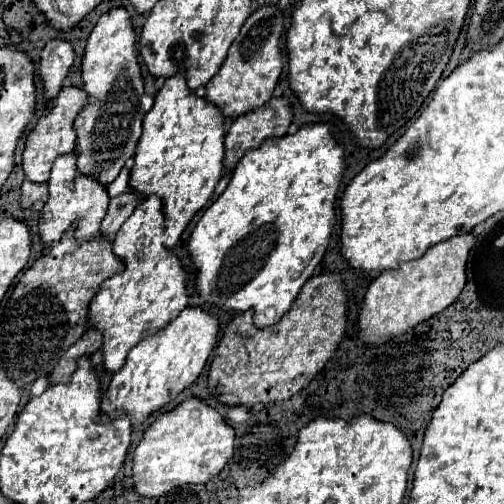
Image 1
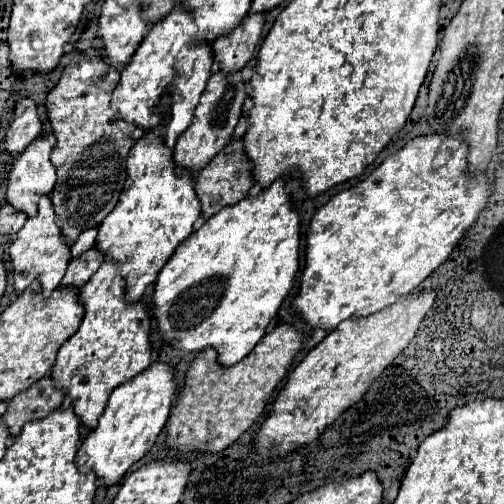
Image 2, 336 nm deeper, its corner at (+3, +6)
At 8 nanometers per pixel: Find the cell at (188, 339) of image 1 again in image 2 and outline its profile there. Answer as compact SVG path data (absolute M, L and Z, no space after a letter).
M153 364L133 380L117 386L103 416L99 418L99 426L89 432L75 456L77 470L83 474L93 472L99 480L103 480L105 486L117 484L127 474L127 470L153 448L159 432L169 418L173 400L175 380L173 370L167 364Z

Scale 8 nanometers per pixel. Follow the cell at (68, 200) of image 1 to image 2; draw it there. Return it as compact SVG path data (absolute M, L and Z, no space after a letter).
M41 196L39 200L39 214L25 222L25 226L13 236L9 256L13 262L13 290L15 294L21 294L33 280L41 282L43 296L49 298L51 292L61 284L61 278L67 270L67 264L71 260L69 246L63 240L61 230L55 224L55 212L49 196Z

